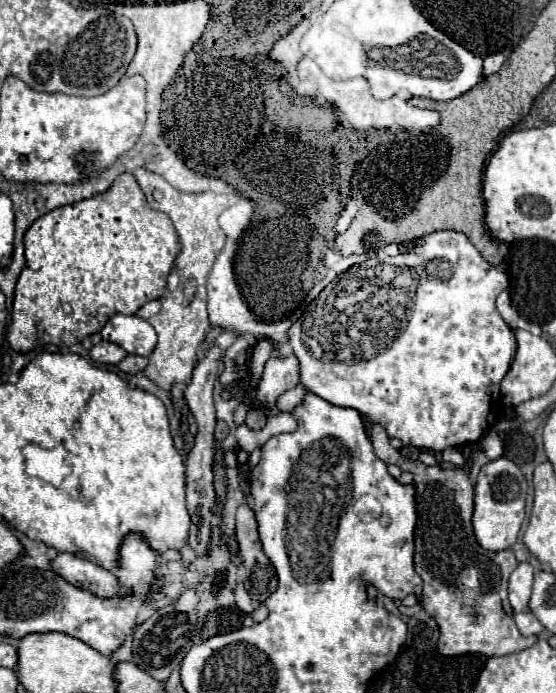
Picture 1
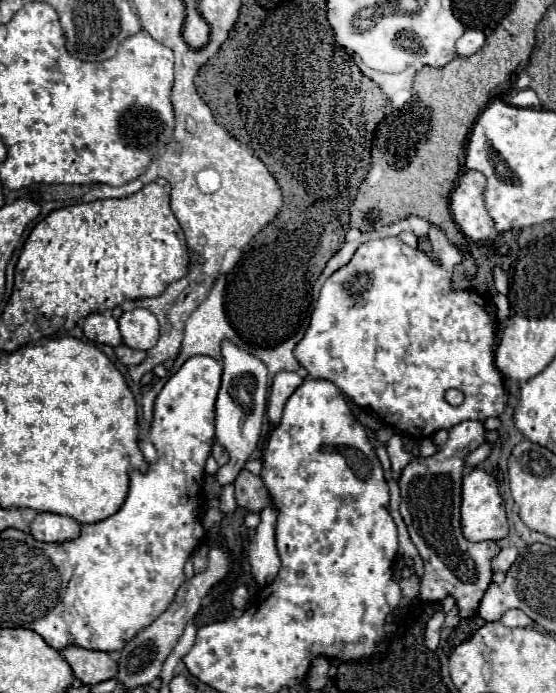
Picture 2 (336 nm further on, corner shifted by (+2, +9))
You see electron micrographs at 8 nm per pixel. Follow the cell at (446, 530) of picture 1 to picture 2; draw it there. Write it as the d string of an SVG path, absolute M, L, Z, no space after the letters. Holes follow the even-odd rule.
M461 421L449 431L447 443L433 455L433 457L419 457L413 459L405 469L399 479L401 487L401 515L407 523L411 541L419 549L419 555L423 559L423 579L421 579L421 599L425 601L441 601L445 597L453 597L457 601L457 607L463 617L471 617L487 587L491 585L491 559L499 553L499 547L495 541L481 541L481 543L471 543L463 537L461 533L461 523L459 523L459 507L461 507L461 477L463 477L463 465L467 455L477 449L485 441L485 427L481 421Z

